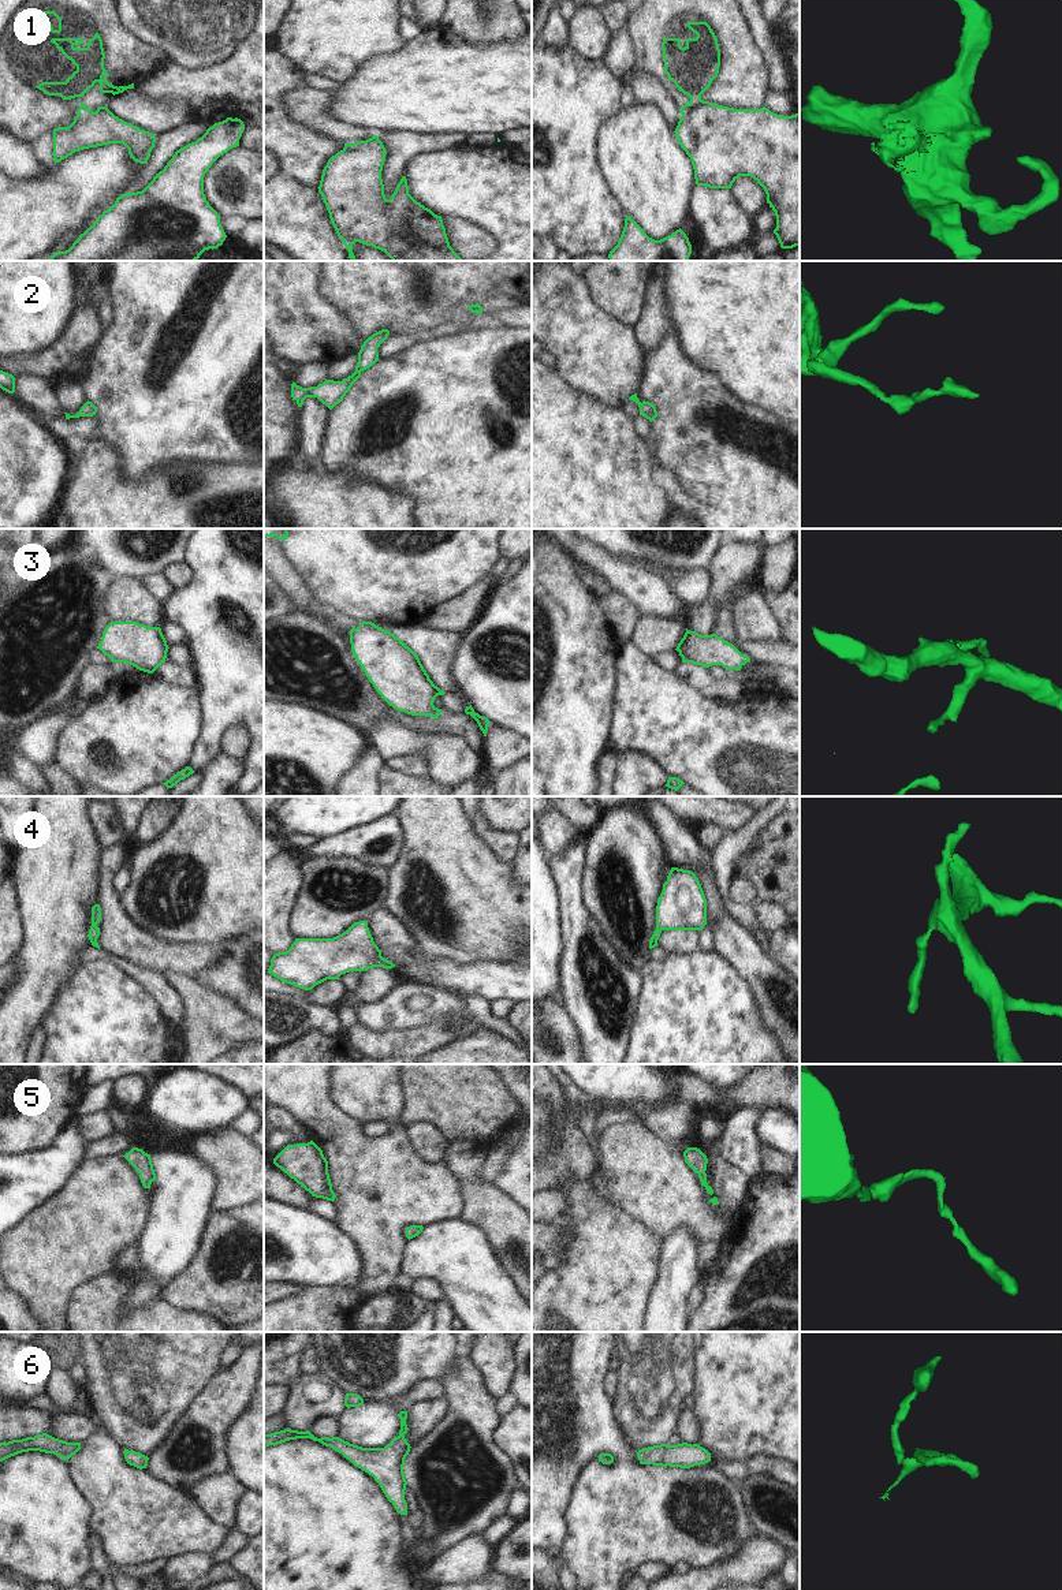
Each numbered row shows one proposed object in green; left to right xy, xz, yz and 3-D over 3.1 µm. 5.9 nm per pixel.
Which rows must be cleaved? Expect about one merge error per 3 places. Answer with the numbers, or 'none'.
1, 3.

